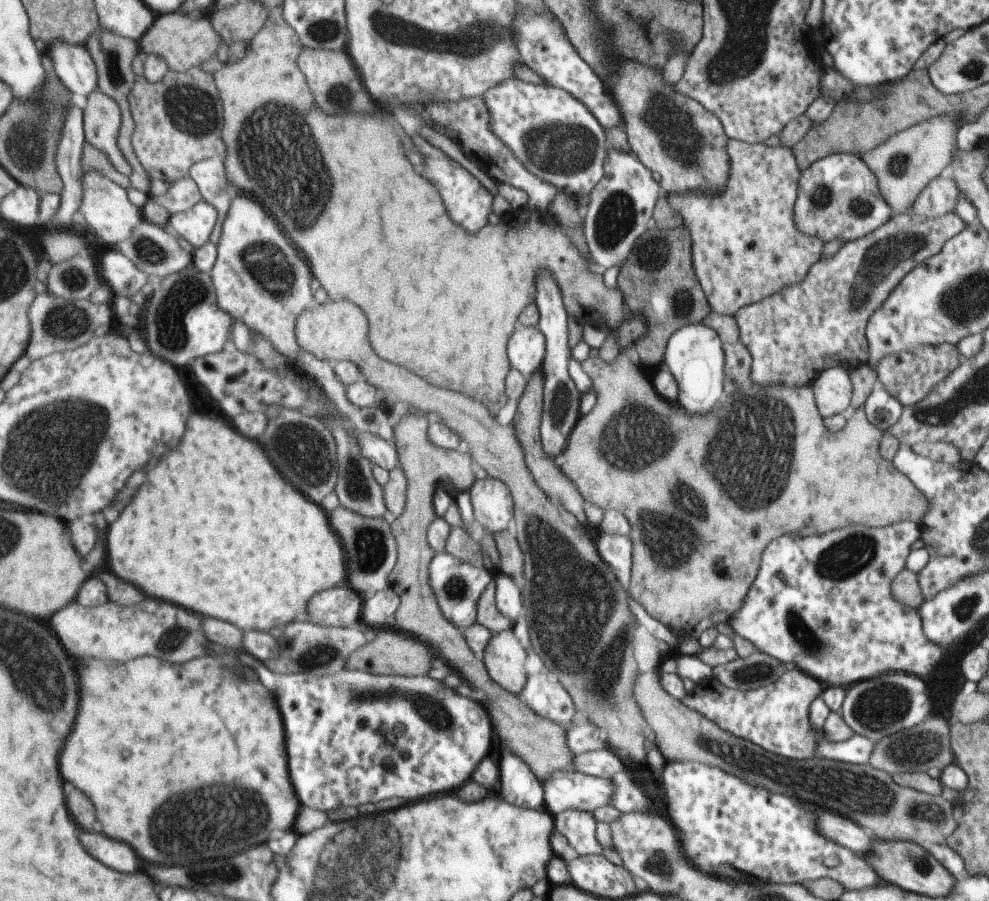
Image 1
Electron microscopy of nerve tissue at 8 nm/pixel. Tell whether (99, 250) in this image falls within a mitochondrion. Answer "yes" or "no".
no

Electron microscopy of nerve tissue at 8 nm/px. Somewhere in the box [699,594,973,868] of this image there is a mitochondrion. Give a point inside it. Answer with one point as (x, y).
(878, 710)

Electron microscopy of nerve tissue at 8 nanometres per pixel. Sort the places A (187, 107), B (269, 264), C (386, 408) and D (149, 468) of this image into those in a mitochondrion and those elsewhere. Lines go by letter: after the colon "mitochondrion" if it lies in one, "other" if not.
A: mitochondrion
B: mitochondrion
C: other
D: other

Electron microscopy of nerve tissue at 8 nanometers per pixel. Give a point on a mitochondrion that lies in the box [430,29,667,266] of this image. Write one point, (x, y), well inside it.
(557, 149)

